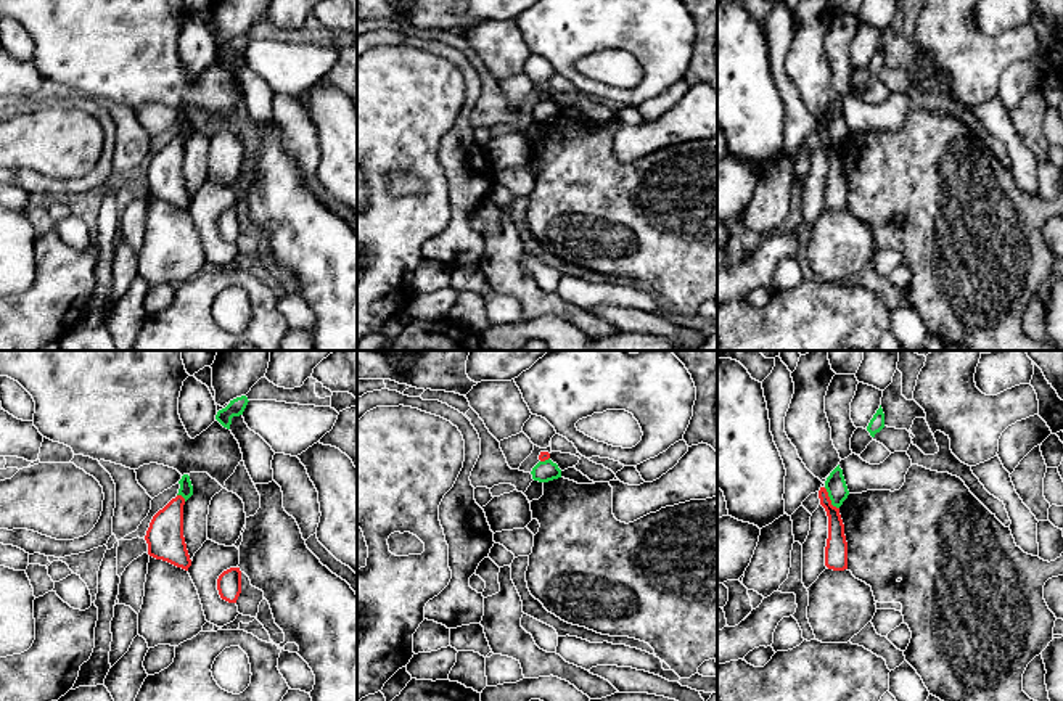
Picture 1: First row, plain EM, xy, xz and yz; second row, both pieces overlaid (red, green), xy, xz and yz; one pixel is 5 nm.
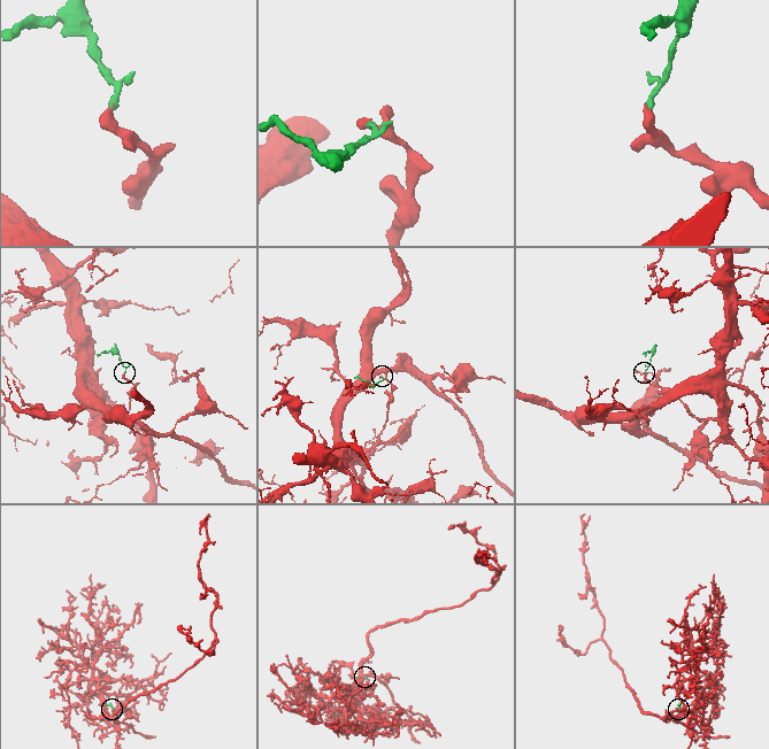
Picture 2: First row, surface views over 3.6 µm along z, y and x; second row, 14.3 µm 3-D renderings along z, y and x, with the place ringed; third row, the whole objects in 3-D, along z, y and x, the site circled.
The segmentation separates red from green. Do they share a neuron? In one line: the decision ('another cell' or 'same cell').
another cell

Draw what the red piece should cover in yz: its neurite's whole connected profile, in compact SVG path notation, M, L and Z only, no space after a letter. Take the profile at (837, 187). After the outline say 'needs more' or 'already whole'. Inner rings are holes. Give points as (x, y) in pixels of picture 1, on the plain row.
M825 127L819 130L820 145L828 156L828 178L825 187L825 206L833 211L848 209L848 182L844 175L844 164L839 154L839 148L831 145Z | already whole

